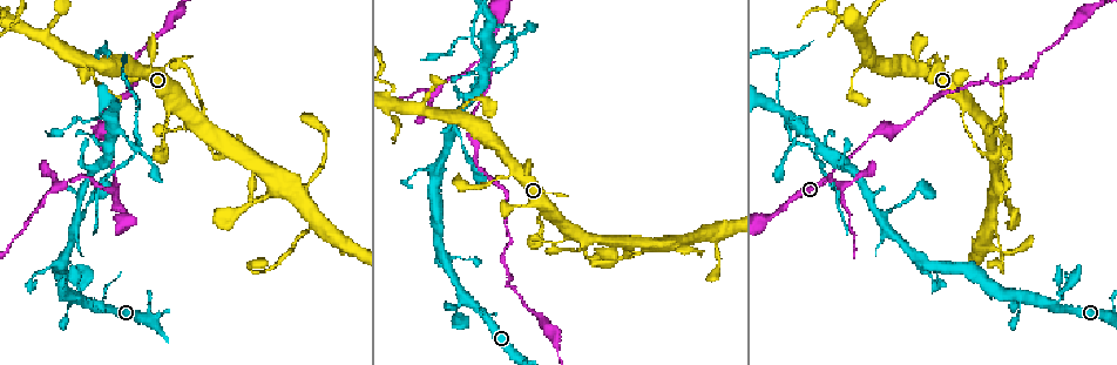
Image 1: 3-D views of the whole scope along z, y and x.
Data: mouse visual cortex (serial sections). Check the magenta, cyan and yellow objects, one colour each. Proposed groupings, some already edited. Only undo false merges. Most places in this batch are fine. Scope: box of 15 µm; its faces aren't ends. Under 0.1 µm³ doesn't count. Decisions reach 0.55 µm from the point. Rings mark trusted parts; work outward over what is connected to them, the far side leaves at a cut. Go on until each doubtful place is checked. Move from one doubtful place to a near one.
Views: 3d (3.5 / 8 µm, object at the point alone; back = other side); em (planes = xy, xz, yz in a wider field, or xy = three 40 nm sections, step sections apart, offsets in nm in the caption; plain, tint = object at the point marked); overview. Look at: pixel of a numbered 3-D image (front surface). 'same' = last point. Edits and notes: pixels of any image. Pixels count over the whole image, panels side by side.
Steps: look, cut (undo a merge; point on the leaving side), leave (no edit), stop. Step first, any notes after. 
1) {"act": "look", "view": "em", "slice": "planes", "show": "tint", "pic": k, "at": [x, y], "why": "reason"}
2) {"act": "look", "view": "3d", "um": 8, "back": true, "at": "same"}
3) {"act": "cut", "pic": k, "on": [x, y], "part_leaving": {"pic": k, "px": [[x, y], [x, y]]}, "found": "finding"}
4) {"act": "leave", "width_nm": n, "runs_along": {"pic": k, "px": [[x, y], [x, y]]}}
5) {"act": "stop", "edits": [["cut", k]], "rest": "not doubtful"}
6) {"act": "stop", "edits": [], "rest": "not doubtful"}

{"act": "look", "view": "3d", "um": 3.5, "pic": 1, "at": [130, 141], "why": "sharp bend"}

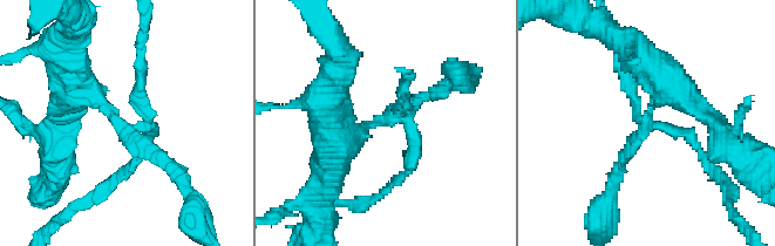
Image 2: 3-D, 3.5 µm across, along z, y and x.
{"act": "cut", "pic": 2, "on": [686, 131], "part_leaving": {"pic": 2, "px": [[654, 124], [687, 131], [726, 182]]}, "found": "a second cell is stuck on"}

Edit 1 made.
{"act": "look", "view": "overview"}

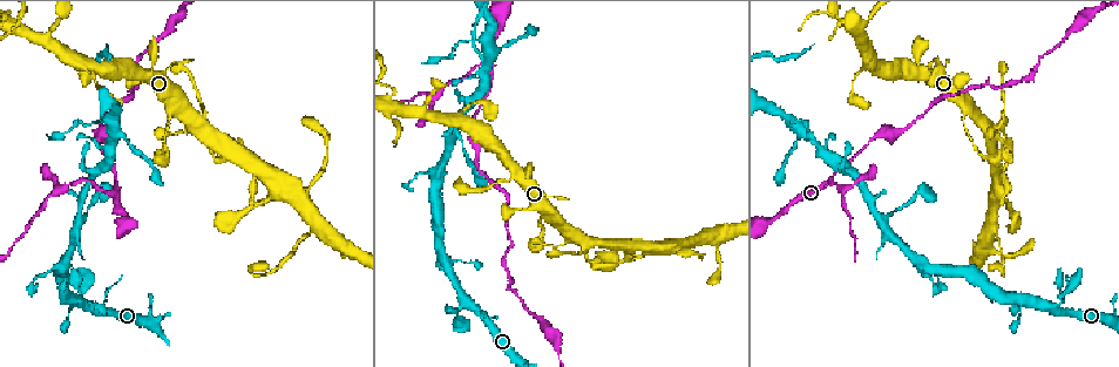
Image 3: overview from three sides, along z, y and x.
{"act": "look", "view": "3d", "um": 3.5, "pic": 3, "at": [61, 189], "why": "calibre changes"}

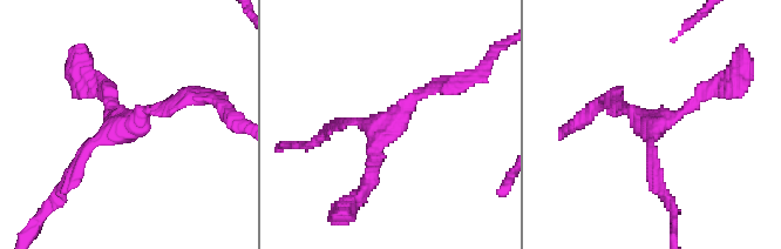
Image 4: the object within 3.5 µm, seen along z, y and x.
{"act": "look", "view": "em", "slice": "xy", "step": 5, "show": "tint", "pic": 4, "at": [124, 126], "why": "now the EM"}

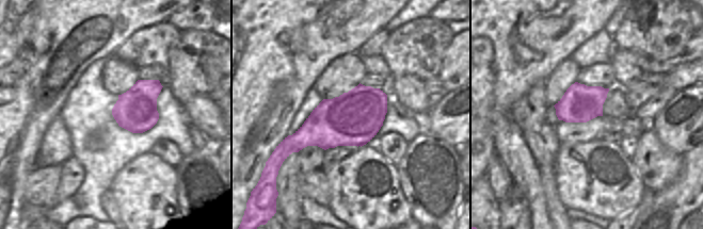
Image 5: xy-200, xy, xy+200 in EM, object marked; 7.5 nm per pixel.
{"act": "leave", "runs_along": {"pic": 4, "px": [[445, 88], [420, 94], [380, 133], [369, 184]]}, "found": "continuous, no second cell"}

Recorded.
{"act": "look", "view": "3d", "um": 3.5, "pic": 3, "at": [996, 239], "why": "thick turns thin"}

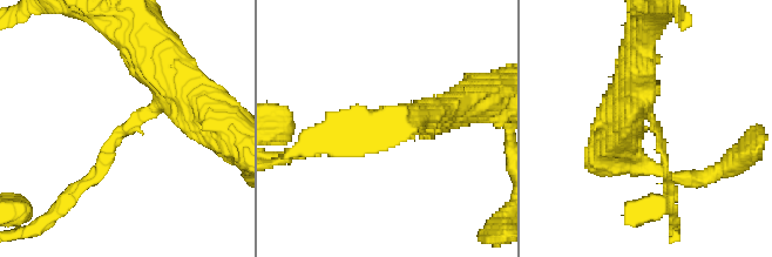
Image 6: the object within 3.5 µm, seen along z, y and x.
{"act": "look", "view": "em", "slice": "xy", "step": 5, "show": "tint", "pic": 6, "at": [653, 130], "arm_widths_nm": [150, 400], "why": "need the tissue"}

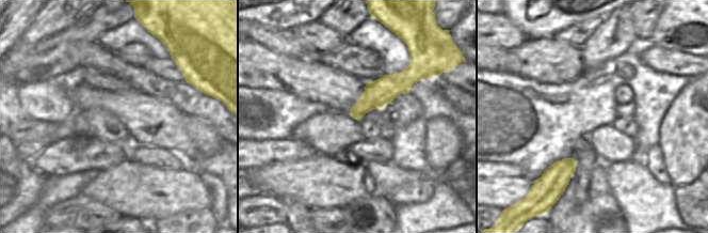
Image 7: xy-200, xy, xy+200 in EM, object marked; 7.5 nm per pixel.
{"act": "look", "view": "em", "slice": "xy", "step": 3, "show": "tint", "at": "same"}

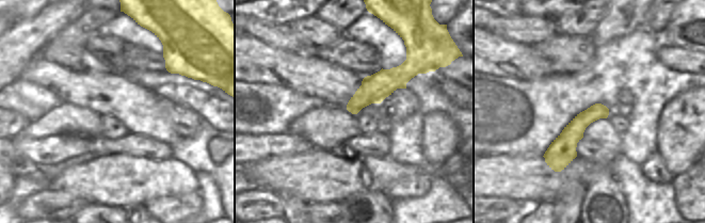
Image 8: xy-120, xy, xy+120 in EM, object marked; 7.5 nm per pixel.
{"act": "leave", "runs_along": {"pic": 6, "px": [[156, 74], [167, 95], [81, 186]]}, "found": "one cell here"}

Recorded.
{"act": "stop", "edits": [["cut", 2]], "rest": "not doubtful"}

